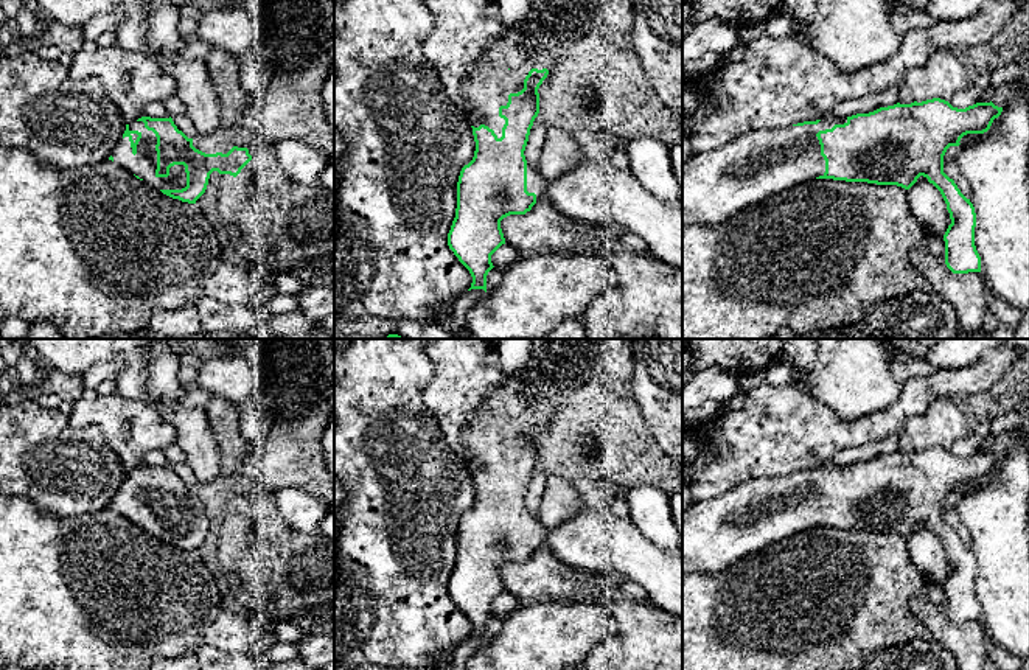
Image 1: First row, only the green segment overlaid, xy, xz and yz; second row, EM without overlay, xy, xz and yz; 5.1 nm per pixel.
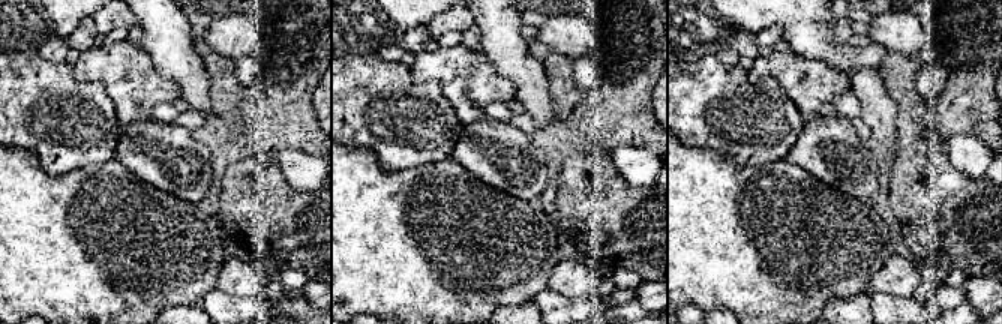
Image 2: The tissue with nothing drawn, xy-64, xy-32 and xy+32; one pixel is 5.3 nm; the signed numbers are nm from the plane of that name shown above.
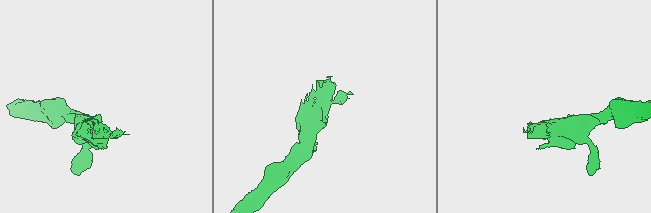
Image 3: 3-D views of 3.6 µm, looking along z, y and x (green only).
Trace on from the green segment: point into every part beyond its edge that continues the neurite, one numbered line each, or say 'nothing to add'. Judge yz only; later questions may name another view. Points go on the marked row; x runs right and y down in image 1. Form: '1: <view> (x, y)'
1: yz (718, 184)

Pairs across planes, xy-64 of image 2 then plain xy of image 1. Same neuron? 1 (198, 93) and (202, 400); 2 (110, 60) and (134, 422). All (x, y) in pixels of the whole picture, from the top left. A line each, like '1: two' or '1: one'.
1: two
2: one

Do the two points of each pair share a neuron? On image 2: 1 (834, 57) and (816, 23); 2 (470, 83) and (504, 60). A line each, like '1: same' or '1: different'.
1: same
2: different

